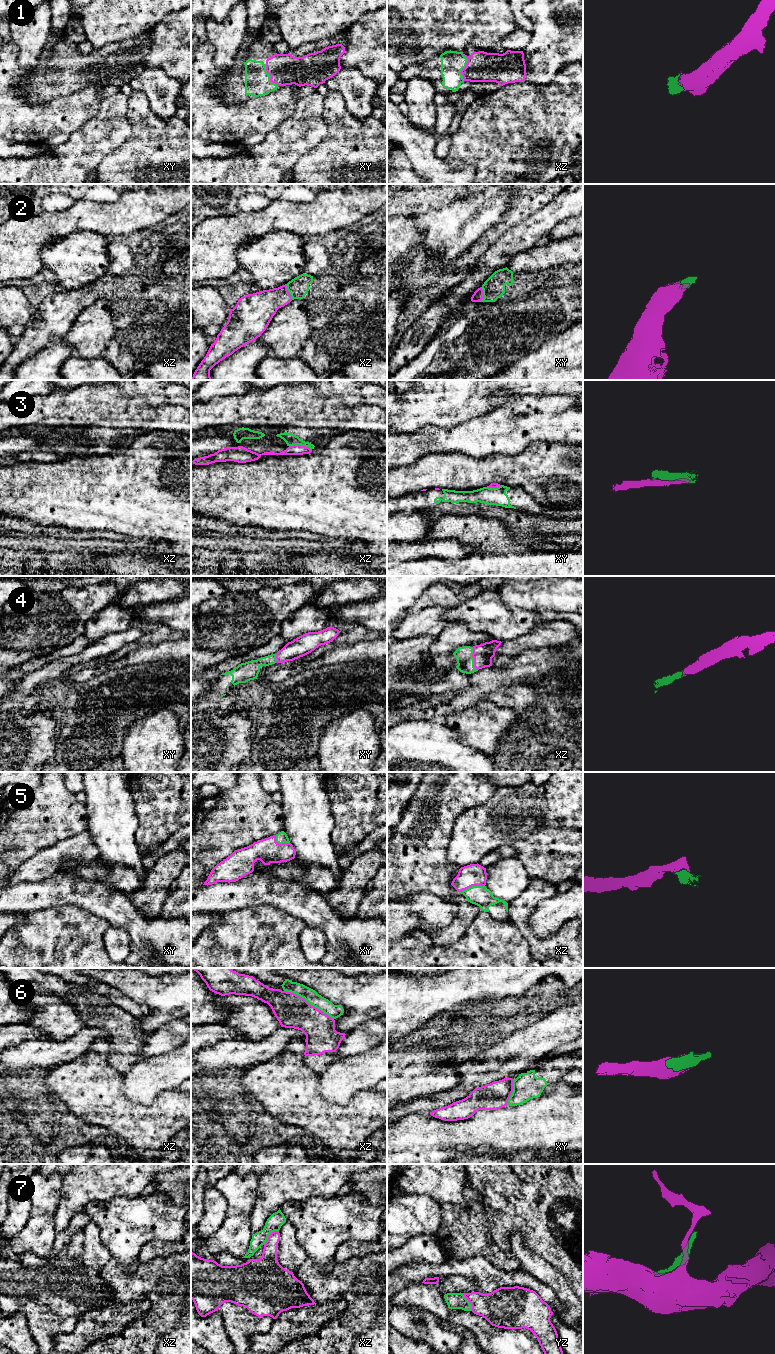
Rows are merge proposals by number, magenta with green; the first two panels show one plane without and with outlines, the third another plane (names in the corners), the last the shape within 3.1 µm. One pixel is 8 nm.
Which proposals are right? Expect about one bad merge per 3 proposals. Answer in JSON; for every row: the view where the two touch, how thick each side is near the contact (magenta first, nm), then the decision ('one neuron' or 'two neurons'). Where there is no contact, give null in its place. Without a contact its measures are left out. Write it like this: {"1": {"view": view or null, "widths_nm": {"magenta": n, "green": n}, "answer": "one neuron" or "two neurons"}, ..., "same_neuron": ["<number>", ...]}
{"1": {"view": "xz", "widths_nm": {"magenta": 240, "green": 190}, "answer": "one neuron"}, "2": {"view": "xz", "widths_nm": {"magenta": 240, "green": 160}, "answer": "one neuron"}, "3": {"view": "xz", "widths_nm": {"magenta": 80, "green": 90}, "answer": "one neuron"}, "4": {"view": "xz", "widths_nm": {"magenta": 160, "green": 140}, "answer": "one neuron"}, "5": {"view": "xz", "widths_nm": {"magenta": 180, "green": 160}, "answer": "one neuron"}, "6": {"view": "xz", "widths_nm": {"magenta": 280, "green": 110}, "answer": "two neurons"}, "7": {"view": "xz", "widths_nm": {"magenta": 180, "green": 120}, "answer": "two neurons"}, "same_neuron": ["1", "2", "3", "4", "5"]}

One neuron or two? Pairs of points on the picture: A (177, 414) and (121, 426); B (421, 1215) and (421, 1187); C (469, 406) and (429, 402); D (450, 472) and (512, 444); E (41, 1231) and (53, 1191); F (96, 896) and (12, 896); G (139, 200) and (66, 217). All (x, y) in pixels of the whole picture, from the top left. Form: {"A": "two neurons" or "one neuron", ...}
{"A": "one neuron", "B": "two neurons", "C": "one neuron", "D": "two neurons", "E": "one neuron", "F": "one neuron", "G": "one neuron"}

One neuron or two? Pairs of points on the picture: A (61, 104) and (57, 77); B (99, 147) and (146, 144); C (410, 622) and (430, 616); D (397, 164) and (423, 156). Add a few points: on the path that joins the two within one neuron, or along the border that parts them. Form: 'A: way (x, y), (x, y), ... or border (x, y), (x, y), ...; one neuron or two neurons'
A: border (81, 89), (43, 103), (37, 103); two neurons
B: border (131, 125), (131, 135), (116, 150), (101, 160); two neurons
C: way (415, 622), (425, 621); one neuron
D: border (398, 148), (405, 154), (416, 173); two neurons

